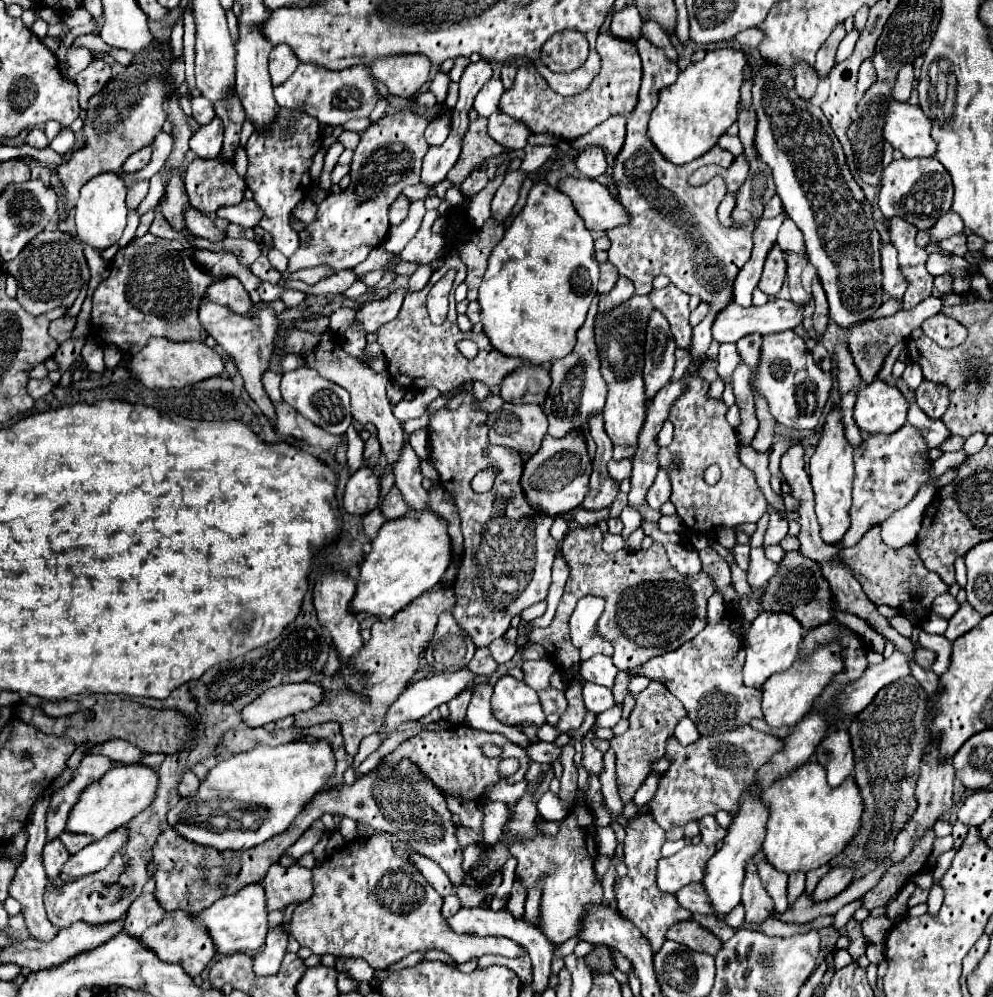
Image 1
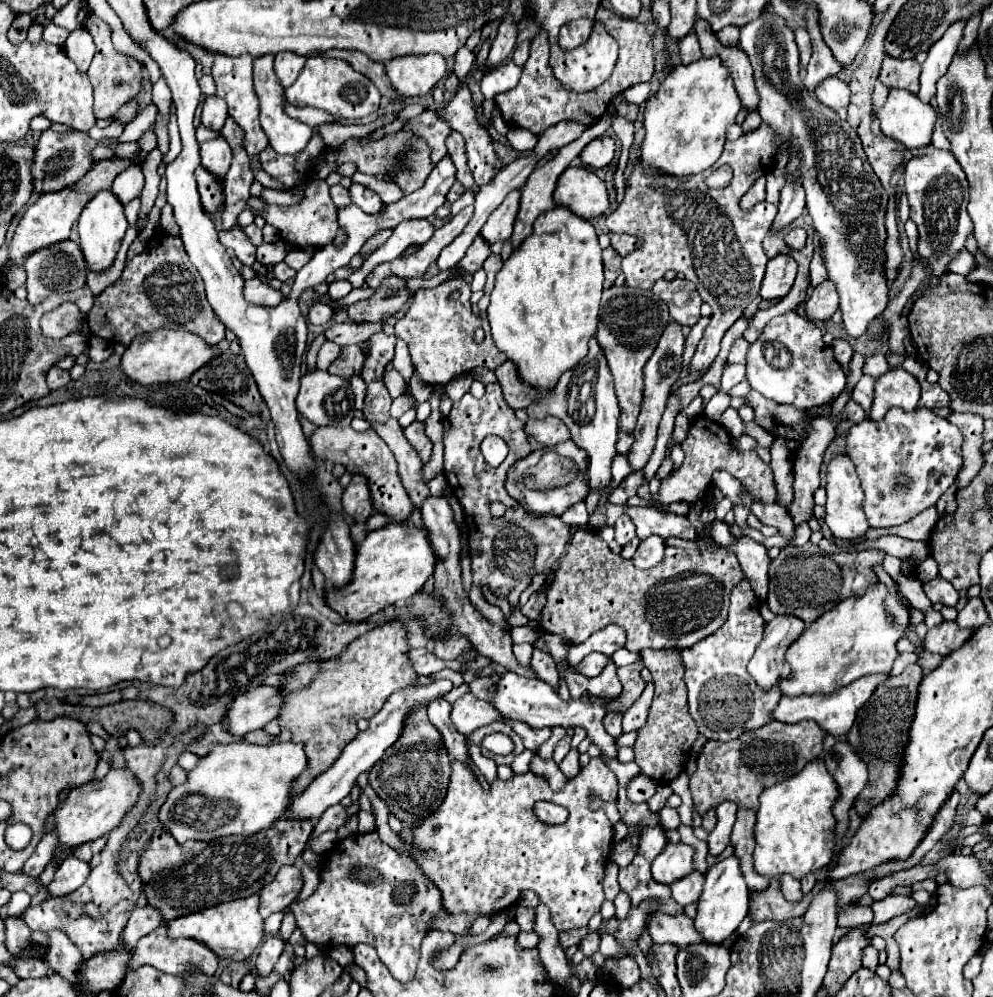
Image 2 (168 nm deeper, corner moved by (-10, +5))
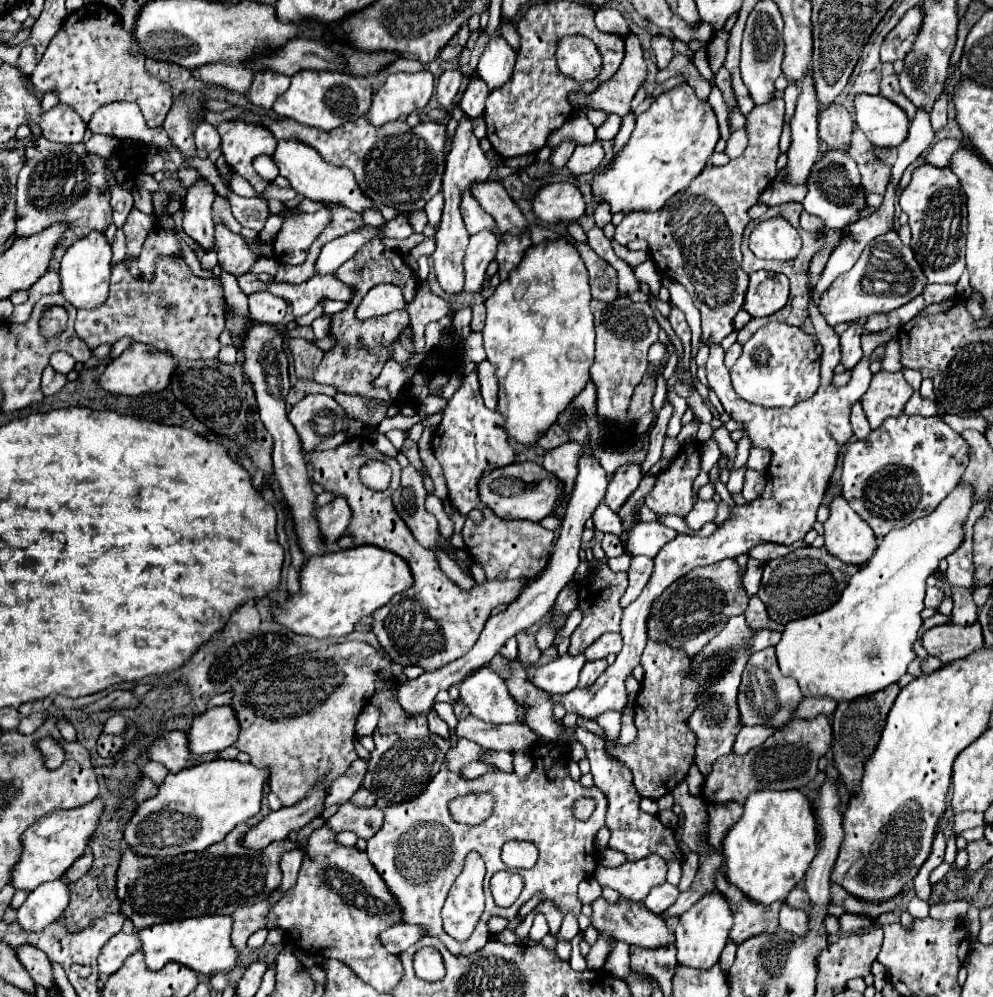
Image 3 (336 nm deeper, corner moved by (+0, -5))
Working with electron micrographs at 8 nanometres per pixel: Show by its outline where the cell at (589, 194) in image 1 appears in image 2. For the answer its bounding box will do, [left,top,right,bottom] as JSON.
[554,166,608,220]

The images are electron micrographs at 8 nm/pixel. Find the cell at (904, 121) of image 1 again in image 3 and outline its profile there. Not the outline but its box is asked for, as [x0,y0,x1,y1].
[854,94,908,148]

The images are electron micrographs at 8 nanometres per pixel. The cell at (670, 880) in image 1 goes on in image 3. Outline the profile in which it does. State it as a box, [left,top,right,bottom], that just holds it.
[594,856,666,902]

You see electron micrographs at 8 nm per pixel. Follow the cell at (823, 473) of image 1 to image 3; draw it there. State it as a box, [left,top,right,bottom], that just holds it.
[824,496,876,564]

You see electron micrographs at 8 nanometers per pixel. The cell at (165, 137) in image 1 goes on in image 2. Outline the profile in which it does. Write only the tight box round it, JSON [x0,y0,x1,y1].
[112,164,144,204]

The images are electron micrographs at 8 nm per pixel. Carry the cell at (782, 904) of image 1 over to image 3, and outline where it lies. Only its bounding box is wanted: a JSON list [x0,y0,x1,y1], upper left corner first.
[780,902,808,936]

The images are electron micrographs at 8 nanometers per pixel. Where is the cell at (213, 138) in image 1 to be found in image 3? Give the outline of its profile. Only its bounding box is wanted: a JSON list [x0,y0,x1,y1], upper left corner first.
[184,178,216,248]

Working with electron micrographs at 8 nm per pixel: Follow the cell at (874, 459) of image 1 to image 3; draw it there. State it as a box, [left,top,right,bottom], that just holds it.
[842,416,968,536]

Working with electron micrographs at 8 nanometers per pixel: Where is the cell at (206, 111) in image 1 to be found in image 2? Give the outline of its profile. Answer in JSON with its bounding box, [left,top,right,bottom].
[202,96,228,132]

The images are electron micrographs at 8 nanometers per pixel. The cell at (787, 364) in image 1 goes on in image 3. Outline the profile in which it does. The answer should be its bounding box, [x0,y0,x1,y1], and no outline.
[730,322,820,408]

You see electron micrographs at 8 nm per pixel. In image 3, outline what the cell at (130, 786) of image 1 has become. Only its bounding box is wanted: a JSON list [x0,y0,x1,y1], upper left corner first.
[10,798,104,892]

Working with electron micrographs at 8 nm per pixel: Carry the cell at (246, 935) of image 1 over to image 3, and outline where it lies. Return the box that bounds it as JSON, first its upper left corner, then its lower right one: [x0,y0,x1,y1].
[138,916,240,976]

